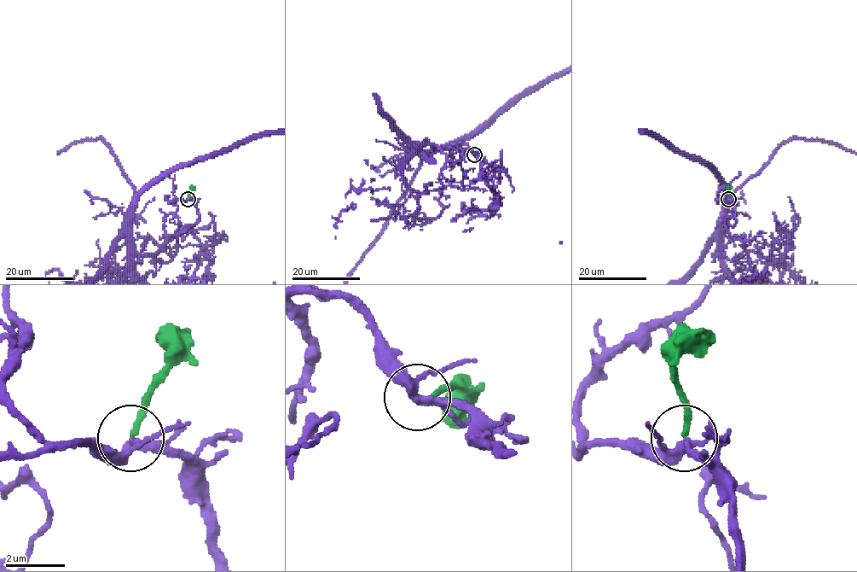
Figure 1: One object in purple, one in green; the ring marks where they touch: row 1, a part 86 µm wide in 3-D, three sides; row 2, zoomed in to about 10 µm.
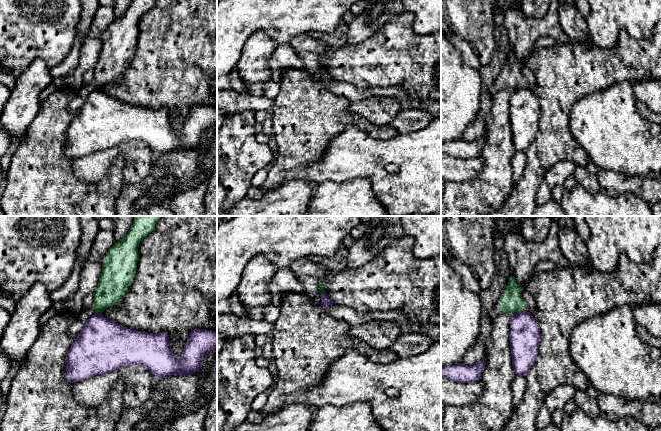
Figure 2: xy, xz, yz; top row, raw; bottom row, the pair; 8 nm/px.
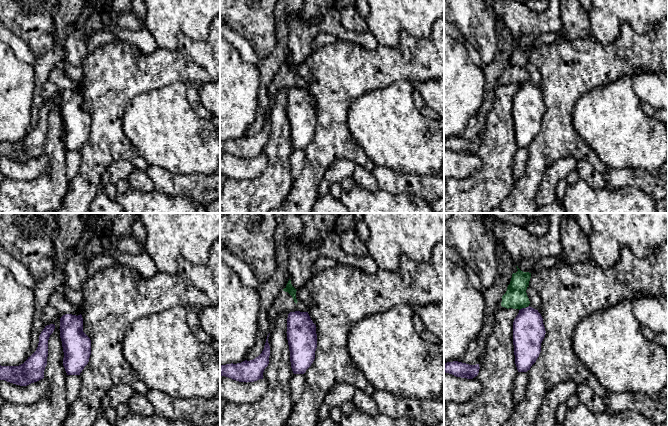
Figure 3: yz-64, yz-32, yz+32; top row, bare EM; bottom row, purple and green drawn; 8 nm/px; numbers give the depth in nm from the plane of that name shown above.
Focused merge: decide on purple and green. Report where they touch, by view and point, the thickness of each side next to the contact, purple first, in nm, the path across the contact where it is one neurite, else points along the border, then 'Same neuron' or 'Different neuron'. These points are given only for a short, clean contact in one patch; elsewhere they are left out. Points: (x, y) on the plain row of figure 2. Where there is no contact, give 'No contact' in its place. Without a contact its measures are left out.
Touches purple at yz (516, 89). Thickness 260 nm (purple) against 180 nm. Boundary: yz (520, 87), (513, 90). Different neuron

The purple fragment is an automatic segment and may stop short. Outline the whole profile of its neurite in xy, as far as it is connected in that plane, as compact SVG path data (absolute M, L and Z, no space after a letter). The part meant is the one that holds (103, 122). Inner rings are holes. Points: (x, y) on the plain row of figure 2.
M102 88L94 89L86 98L66 131L63 153L69 159L75 159L104 151L126 141L145 142L154 156L171 151L192 152L202 143L205 130L217 125L217 108L206 105L194 105L190 108L178 134L172 127L170 116L165 108L151 110L145 107L129 105L104 93Z

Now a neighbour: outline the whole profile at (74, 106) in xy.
M133 0L123 15L115 18L108 26L103 36L98 61L93 69L93 81L82 86L68 104L69 111L78 112L94 89L103 88L122 75L136 50L139 20L154 6L155 1Z

